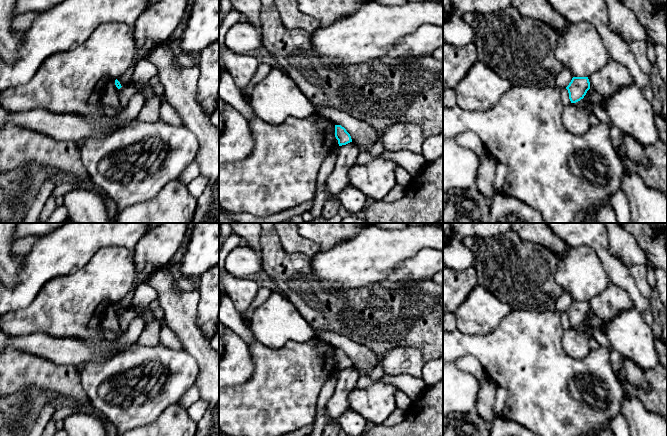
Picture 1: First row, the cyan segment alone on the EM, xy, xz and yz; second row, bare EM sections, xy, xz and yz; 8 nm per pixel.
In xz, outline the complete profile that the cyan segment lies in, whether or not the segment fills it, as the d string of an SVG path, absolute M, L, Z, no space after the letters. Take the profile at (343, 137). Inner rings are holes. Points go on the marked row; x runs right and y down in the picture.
M335 125L335 137L338 140L339 146L352 142L350 134L341 125Z

